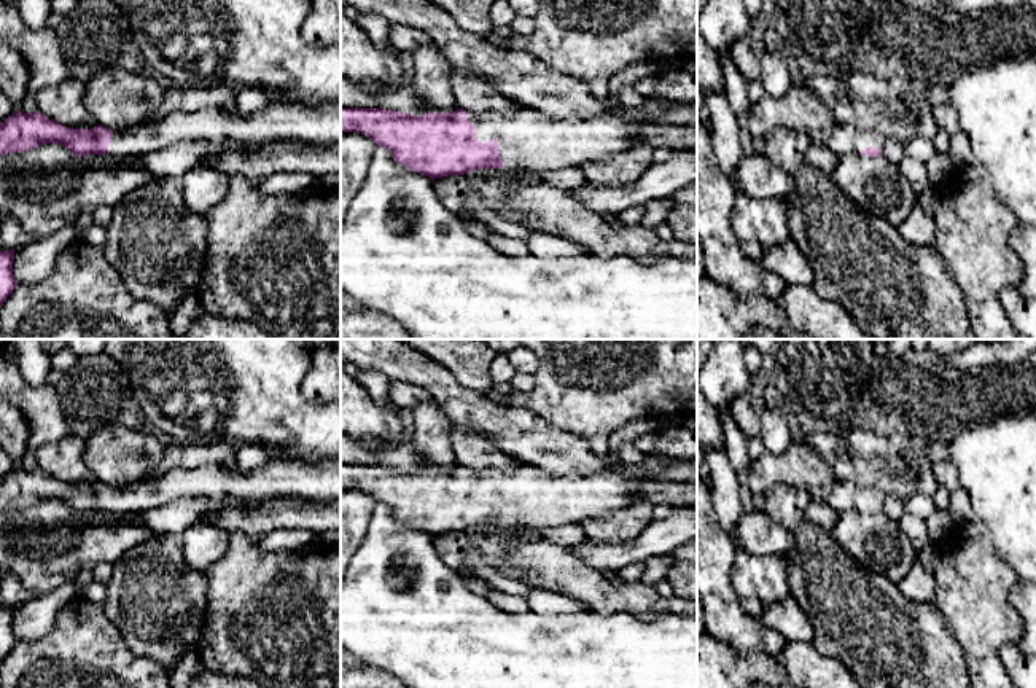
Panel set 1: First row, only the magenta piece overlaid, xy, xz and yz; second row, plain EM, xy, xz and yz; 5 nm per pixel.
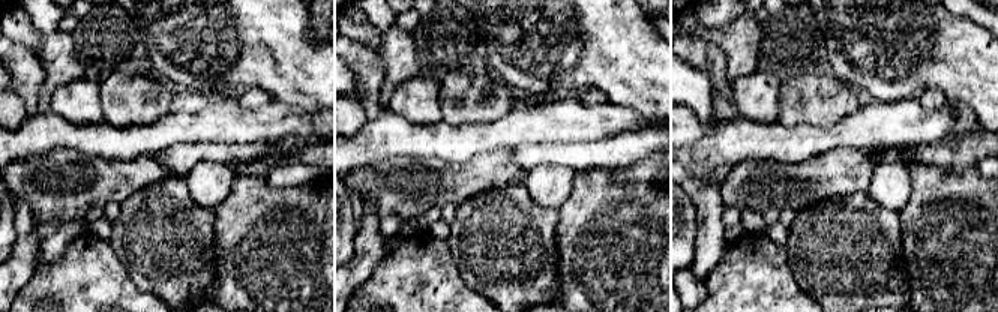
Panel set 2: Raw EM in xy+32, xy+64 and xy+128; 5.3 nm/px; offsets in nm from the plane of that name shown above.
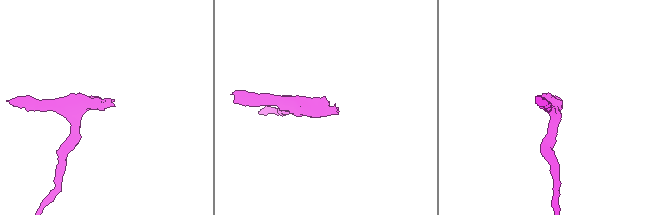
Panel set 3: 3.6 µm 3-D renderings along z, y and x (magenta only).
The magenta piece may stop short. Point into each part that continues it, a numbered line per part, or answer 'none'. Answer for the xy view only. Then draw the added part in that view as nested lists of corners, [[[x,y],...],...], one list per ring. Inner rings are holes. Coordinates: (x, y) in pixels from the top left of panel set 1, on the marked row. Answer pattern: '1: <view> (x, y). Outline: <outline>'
1: xy (276, 121). Outline: [[[341,102],[320,107],[299,104],[267,104],[243,116],[223,110],[196,113],[175,111],[156,124],[140,124],[113,132],[107,156],[113,161],[158,151],[177,143],[224,140],[255,145],[271,140],[304,140],[309,143],[341,143]]]

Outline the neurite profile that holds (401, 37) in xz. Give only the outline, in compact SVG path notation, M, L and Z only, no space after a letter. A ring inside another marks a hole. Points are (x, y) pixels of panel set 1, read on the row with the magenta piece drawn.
M388 22L387 37L396 51L412 53L423 45L434 45L433 40L422 30L398 22Z

